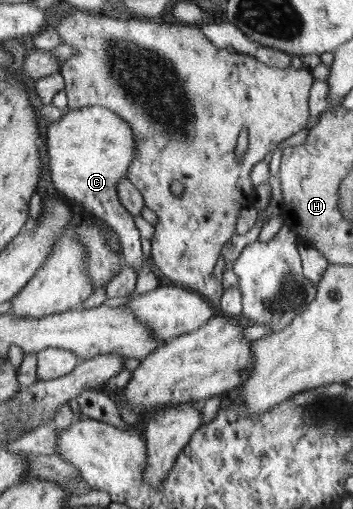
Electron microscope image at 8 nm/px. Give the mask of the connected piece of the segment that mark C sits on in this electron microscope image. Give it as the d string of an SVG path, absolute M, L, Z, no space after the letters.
M94 105L91 107L80 107L78 109L66 111L58 119L51 122L46 128L47 139L47 170L50 172L50 180L57 191L62 192L64 196L80 205L82 210L90 212L98 220L104 222L117 232L122 244L123 263L128 264L136 275L142 272L144 266L144 250L140 244L140 232L134 224L132 214L127 212L119 200L118 185L120 180L126 180L127 172L130 171L131 164L135 159L135 148L138 148L135 140L135 132L132 126L128 124L118 113L111 109Z

